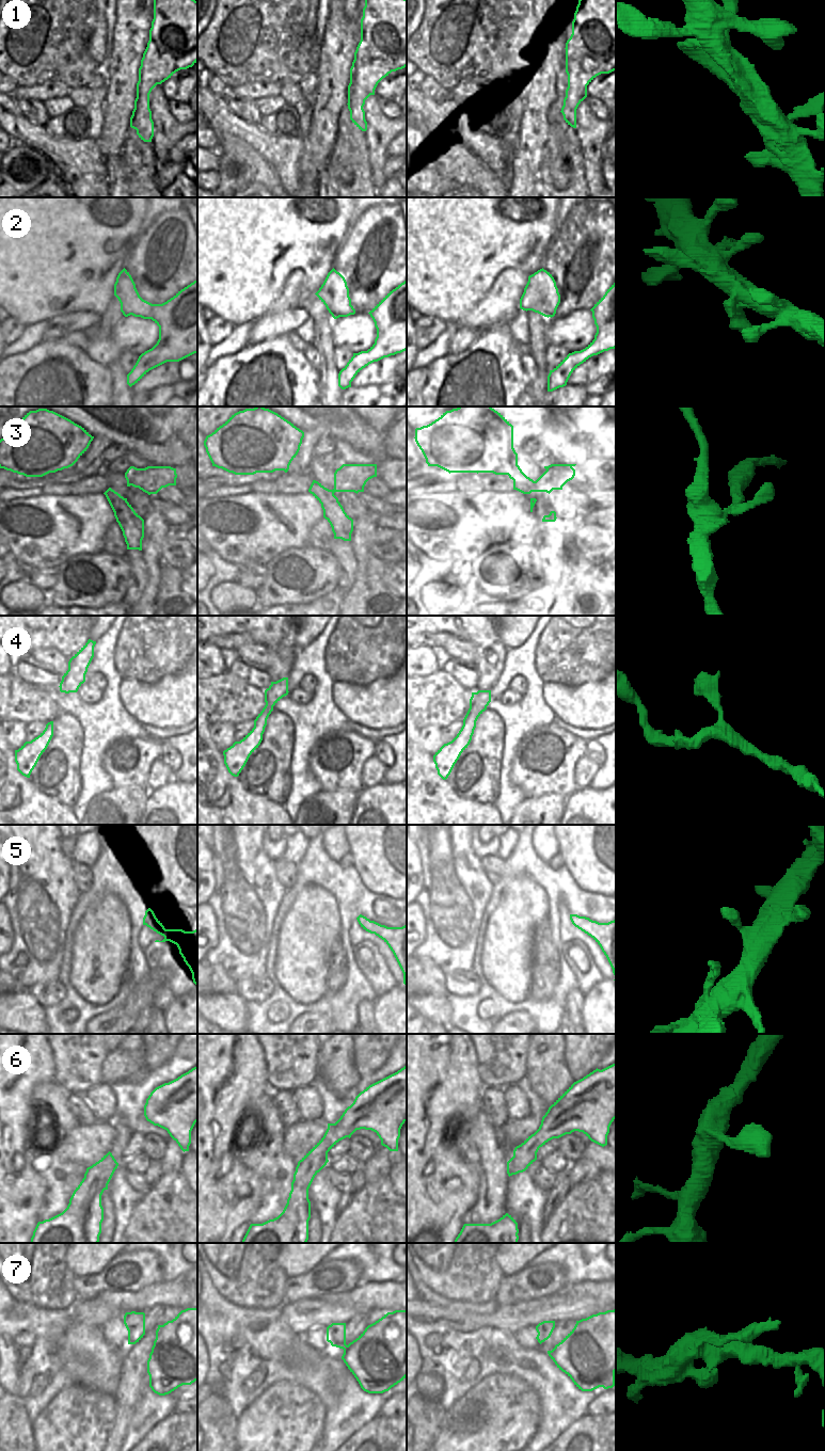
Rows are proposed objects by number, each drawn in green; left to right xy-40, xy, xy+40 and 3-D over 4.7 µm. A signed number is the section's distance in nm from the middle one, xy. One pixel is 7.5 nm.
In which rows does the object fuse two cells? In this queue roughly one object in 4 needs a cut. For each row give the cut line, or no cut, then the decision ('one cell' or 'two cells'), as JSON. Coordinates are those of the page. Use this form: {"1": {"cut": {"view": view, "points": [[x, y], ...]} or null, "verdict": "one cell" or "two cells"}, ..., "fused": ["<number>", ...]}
{"1": {"cut": null, "verdict": "one cell"}, "2": {"cut": null, "verdict": "one cell"}, "3": {"cut": null, "verdict": "one cell"}, "4": {"cut": null, "verdict": "one cell"}, "5": {"cut": null, "verdict": "one cell"}, "6": {"cut": null, "verdict": "one cell"}, "7": {"cut": null, "verdict": "one cell"}, "fused": []}

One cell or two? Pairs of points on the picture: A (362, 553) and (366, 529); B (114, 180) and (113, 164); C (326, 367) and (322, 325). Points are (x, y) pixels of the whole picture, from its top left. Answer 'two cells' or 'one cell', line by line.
A: one cell
B: one cell
C: one cell

